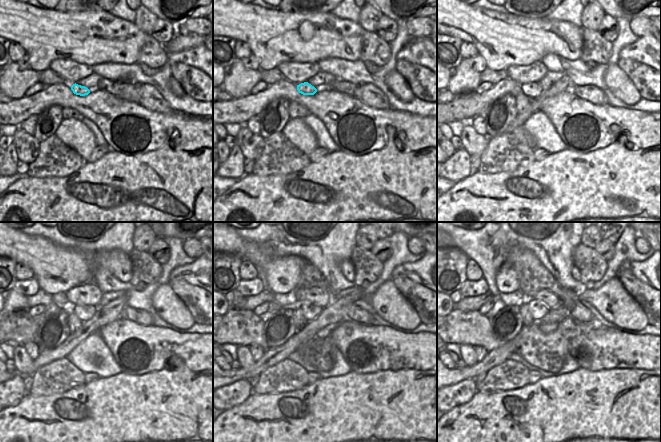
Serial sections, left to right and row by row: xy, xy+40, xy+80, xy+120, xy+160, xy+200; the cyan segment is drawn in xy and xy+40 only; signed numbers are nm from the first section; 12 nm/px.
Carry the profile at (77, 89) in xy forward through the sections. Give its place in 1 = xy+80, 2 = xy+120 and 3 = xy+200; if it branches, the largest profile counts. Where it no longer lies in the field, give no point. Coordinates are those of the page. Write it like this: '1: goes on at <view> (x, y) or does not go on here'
1: goes on at xy+80 (532, 90)
2: goes on at xy+120 (85, 313)
3: goes on at xy+200 (538, 309)

